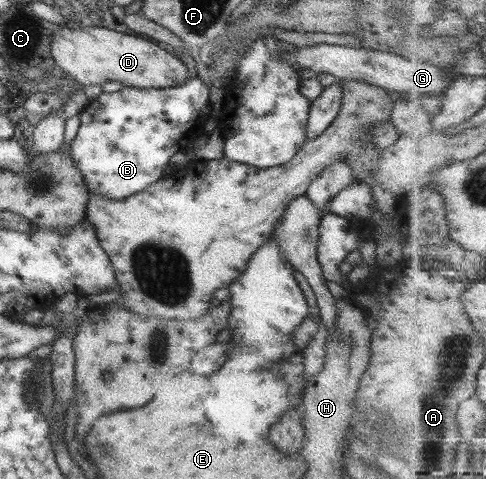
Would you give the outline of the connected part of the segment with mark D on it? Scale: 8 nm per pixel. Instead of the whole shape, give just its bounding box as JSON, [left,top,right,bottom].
[49,23,193,89]

